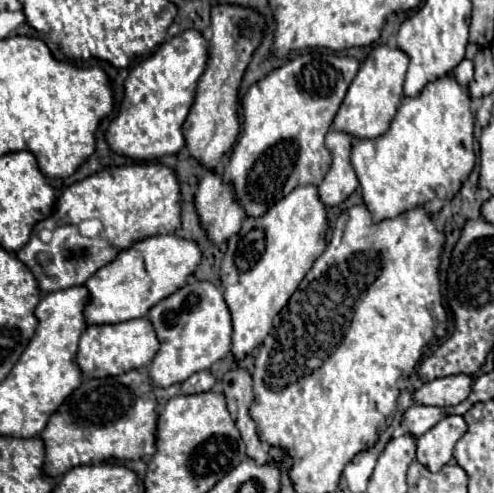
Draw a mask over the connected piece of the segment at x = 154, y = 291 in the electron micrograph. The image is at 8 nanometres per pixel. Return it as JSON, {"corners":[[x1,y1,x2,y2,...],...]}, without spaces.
{"corners":[[155,235,133,243,127,251,121,251,111,263,103,265,83,283,89,291,89,299,83,309,87,325,121,323,145,317,153,305,173,295,187,283,187,277,193,275,199,261,201,251,197,243,179,239,177,235]]}

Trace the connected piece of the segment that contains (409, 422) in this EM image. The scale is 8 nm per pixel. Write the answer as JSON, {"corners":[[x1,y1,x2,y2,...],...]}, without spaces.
{"corners":[[413,405,403,413,401,425,407,435,419,437,425,431,429,431,435,423,439,423,445,417,445,409,441,407,427,407,427,405]]}

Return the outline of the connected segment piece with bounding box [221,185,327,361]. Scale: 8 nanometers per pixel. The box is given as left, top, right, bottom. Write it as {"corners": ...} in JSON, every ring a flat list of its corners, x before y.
{"corners":[[315,185,295,187,263,217,247,217,239,235,229,239,221,261,221,287,233,319,231,355,241,361,267,337,273,317,287,305,313,261,325,249,327,207,319,201]]}

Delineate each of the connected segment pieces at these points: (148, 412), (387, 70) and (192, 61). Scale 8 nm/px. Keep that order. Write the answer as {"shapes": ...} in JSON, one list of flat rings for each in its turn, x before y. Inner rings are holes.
{"shapes":[[[127,371,119,377,83,379,81,385,61,403,41,431,45,445,43,473,47,477,65,475,71,465,97,465,111,459,143,459,155,453,157,401,145,371]],[[387,45,375,47,369,57,361,63,357,77,349,85,349,91,335,115,335,131,347,131,347,135,357,139,375,139,387,131,391,119,403,97,403,81,407,73,409,59,399,49,389,49]],[[187,29,179,35,175,35,173,39,165,41,151,57,147,57,137,67,133,67,125,79,125,97,121,101,121,107,119,107,115,119,111,119,109,129,105,133,105,139,107,139,107,145,111,147,111,151,117,155,137,159,137,161,155,161,163,155,179,153,185,147,181,125,193,105,197,81,199,81,201,73,205,71,205,65,207,65,207,41,203,39,203,35,199,31]]]}

